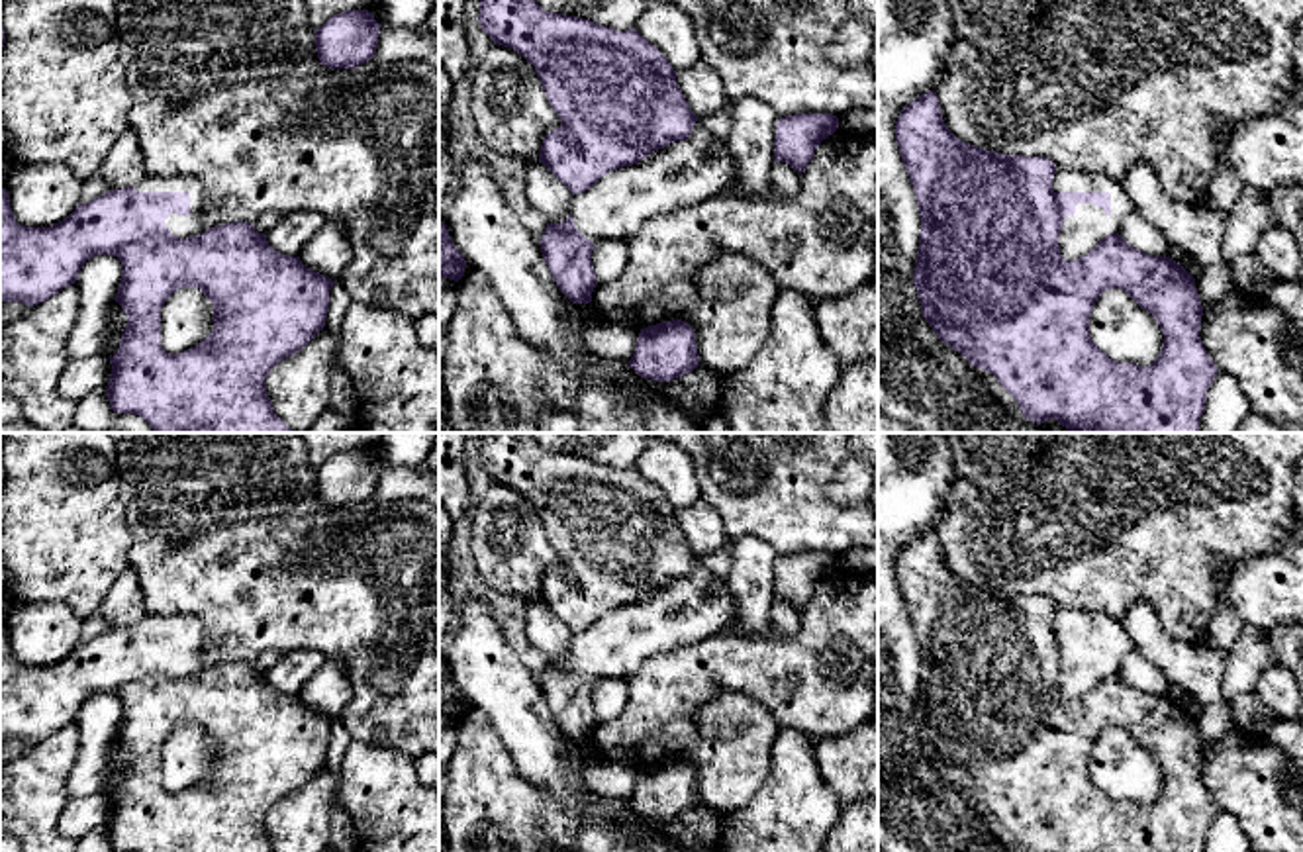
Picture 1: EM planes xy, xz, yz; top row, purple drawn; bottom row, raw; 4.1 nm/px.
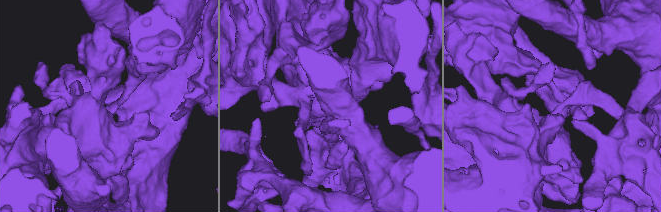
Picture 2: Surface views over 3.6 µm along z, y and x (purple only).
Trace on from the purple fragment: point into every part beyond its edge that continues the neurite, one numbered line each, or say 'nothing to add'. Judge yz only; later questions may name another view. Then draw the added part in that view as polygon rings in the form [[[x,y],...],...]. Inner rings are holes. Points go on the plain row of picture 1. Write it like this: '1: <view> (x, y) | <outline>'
1: yz (1080, 670) | [[[1056,607],[1052,629],[1111,633],[1109,654],[1093,642],[1078,642],[1076,652],[1064,656],[1058,684],[1060,684],[1060,693],[1066,699],[1082,697],[1097,684],[1099,678],[1107,676],[1109,672],[1119,672],[1121,662],[1134,648],[1134,640],[1123,627],[1123,621],[1117,621],[1103,611]]]

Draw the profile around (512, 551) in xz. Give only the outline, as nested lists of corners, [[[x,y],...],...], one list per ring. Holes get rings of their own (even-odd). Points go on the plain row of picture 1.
[[[492,484],[486,496],[470,509],[470,519],[478,572],[490,588],[502,593],[517,597],[539,593],[545,574],[562,562],[547,539],[535,505],[509,486]]]

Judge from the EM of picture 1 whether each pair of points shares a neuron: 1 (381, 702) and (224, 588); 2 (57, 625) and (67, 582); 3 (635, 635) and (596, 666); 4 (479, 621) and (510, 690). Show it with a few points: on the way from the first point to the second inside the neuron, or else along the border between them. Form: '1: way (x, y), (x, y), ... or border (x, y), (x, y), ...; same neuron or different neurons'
1: way (357, 657), (289, 588), (269, 588); same neuron
2: border (20, 602), (63, 602), (81, 617); different neurons
3: way (626, 637), (606, 657); same neuron
4: way (481, 639), (481, 661), (492, 672); same neuron

